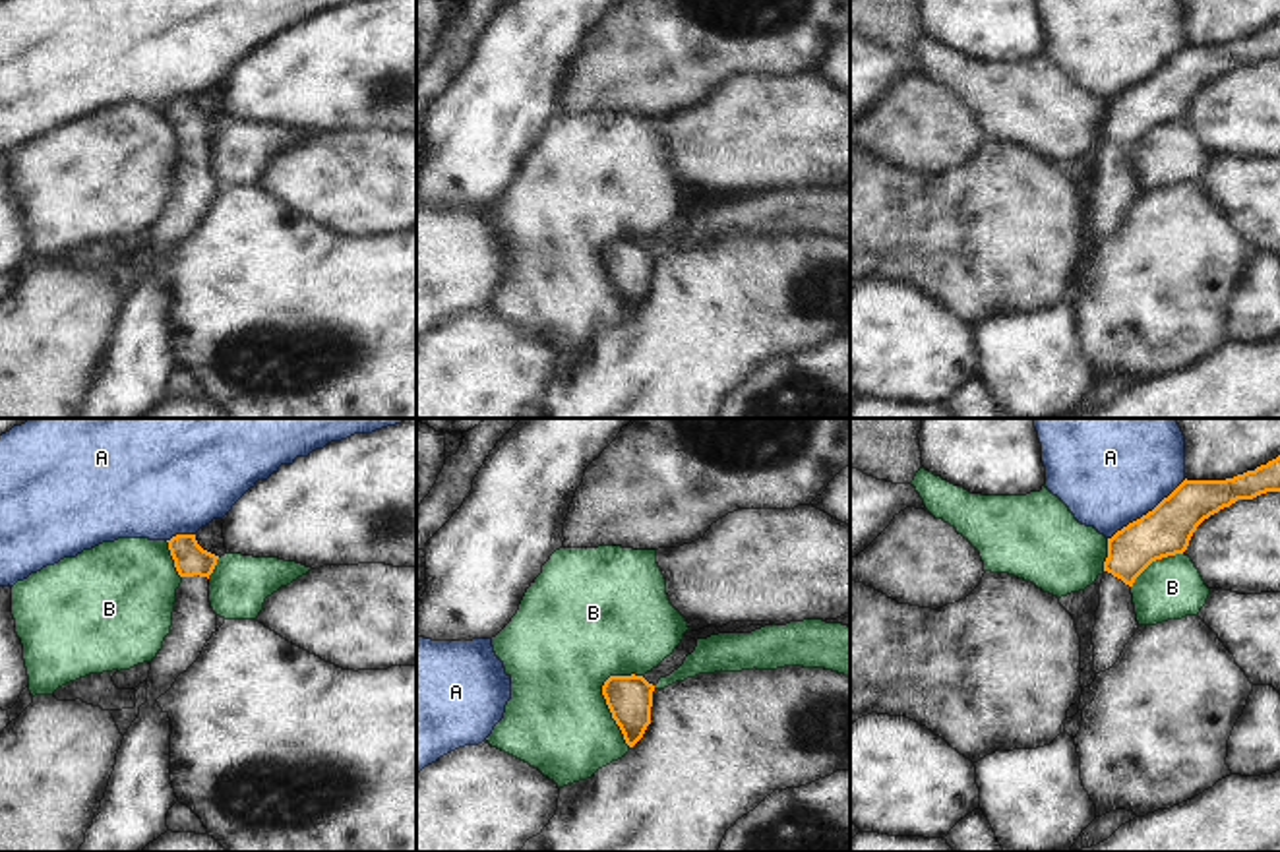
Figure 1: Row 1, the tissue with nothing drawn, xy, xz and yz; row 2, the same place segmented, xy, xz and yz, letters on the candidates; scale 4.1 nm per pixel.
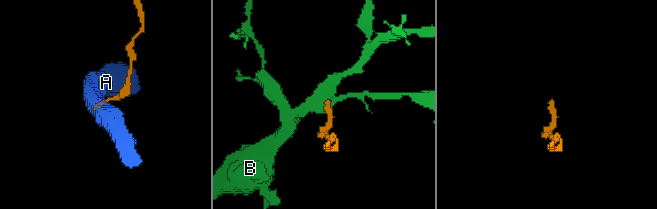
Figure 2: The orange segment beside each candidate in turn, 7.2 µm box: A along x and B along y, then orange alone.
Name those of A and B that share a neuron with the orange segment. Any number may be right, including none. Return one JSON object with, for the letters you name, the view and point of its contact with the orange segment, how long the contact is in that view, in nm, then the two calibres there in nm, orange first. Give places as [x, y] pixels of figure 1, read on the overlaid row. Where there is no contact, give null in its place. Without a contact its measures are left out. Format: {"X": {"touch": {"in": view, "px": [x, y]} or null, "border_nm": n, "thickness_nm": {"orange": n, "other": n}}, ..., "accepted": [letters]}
{"accepted": []}

